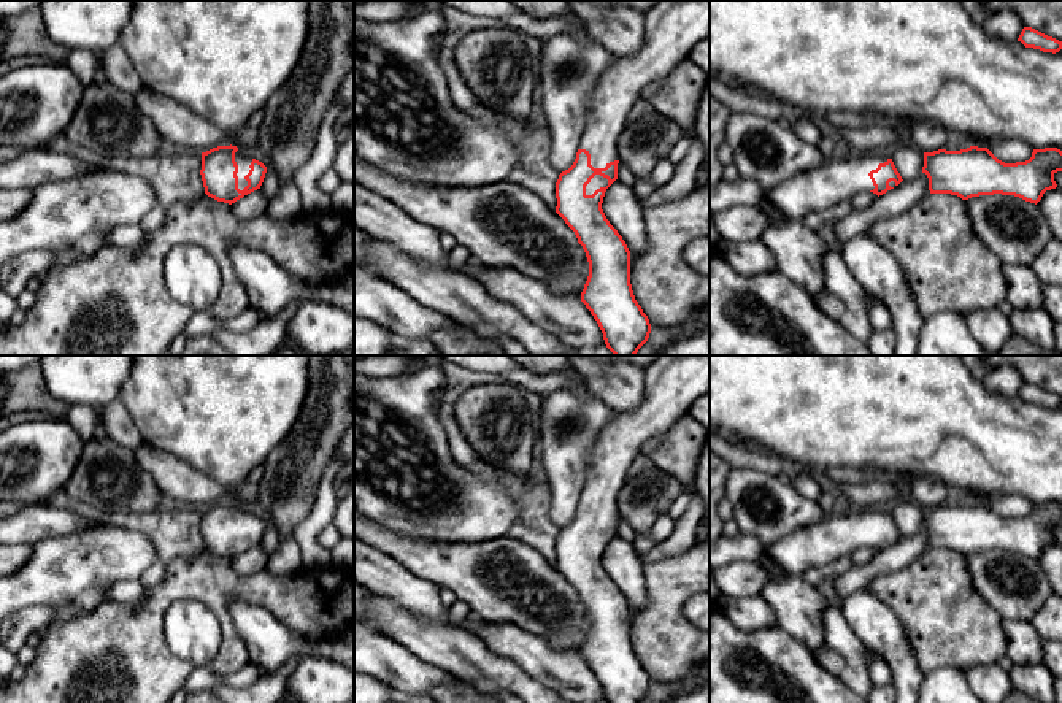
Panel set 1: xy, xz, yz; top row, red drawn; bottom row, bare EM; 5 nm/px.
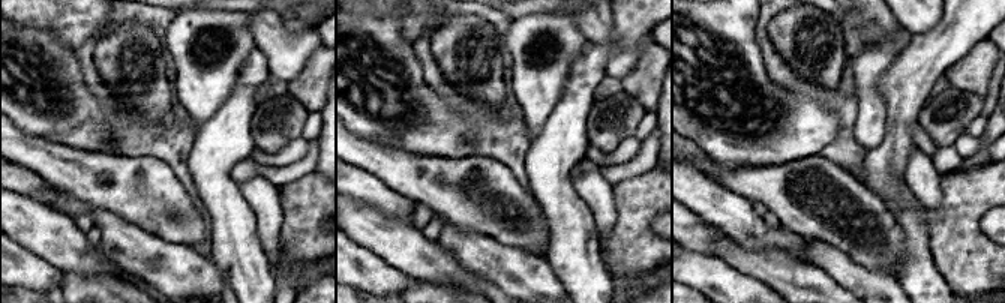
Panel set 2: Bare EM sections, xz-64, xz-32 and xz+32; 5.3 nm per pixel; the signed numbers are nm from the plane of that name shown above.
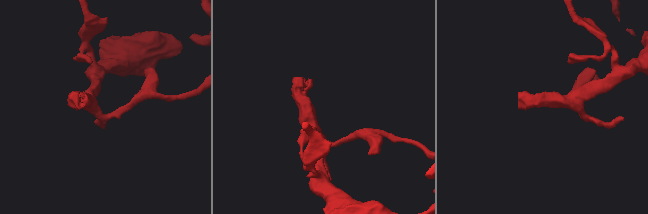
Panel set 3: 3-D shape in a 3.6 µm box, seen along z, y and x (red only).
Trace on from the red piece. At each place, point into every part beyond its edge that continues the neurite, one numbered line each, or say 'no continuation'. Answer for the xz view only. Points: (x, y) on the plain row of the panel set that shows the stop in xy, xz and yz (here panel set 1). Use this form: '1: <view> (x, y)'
1: xz (597, 537)

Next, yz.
1: yz (837, 537)

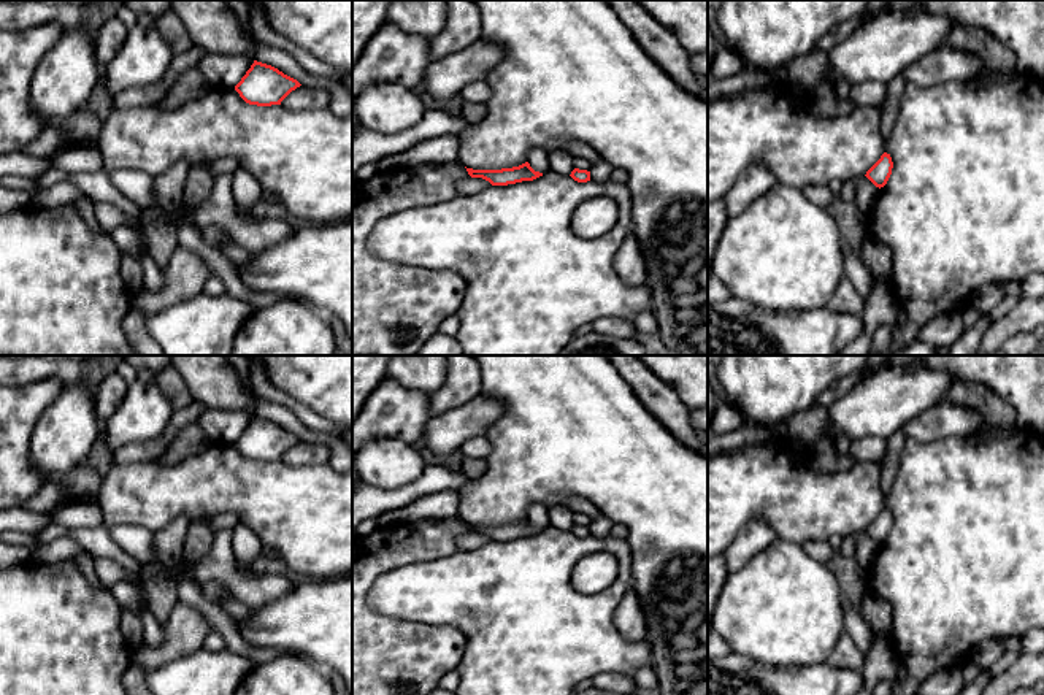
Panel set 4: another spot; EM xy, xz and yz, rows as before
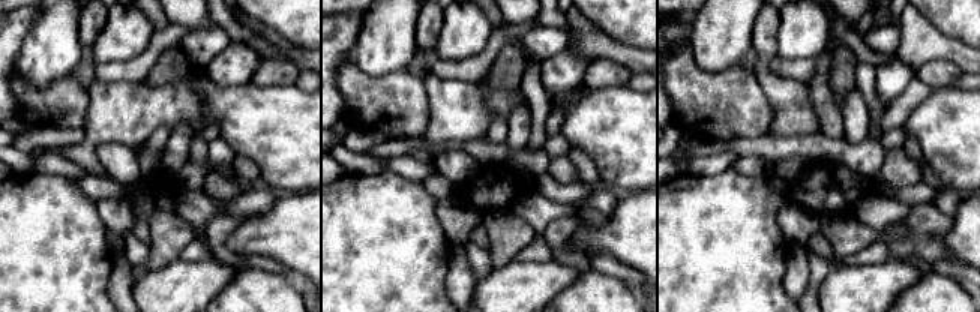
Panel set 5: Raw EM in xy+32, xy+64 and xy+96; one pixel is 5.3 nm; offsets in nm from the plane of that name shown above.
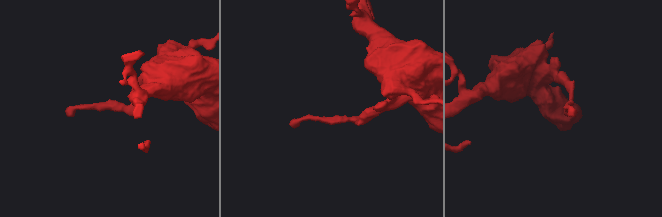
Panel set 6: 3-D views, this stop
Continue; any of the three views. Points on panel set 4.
no continuation

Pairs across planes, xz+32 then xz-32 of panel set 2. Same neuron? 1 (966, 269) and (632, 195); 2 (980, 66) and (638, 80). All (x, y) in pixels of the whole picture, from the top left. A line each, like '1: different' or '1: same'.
1: same
2: same

